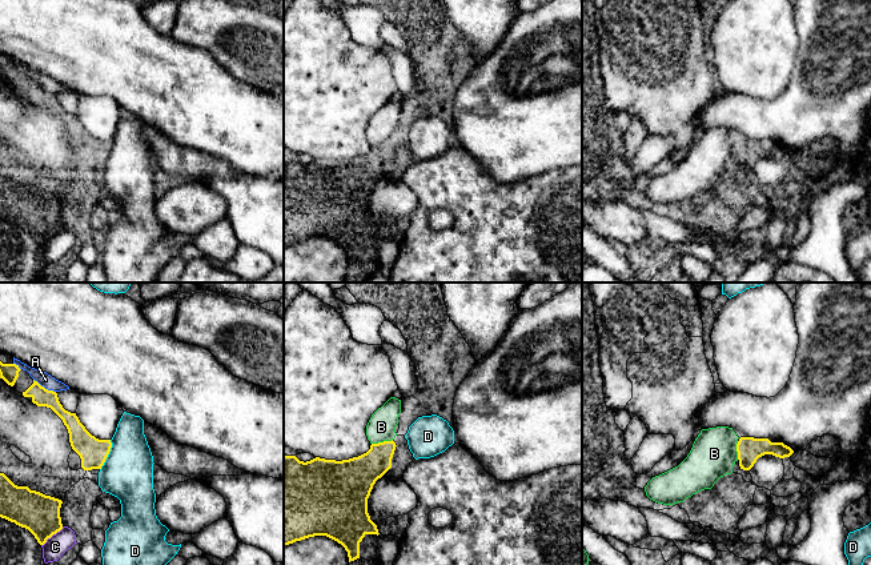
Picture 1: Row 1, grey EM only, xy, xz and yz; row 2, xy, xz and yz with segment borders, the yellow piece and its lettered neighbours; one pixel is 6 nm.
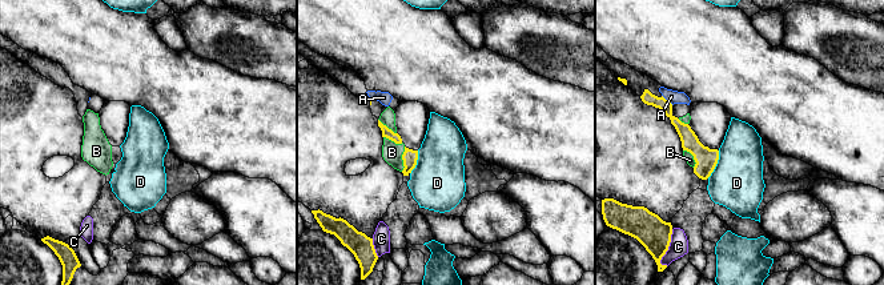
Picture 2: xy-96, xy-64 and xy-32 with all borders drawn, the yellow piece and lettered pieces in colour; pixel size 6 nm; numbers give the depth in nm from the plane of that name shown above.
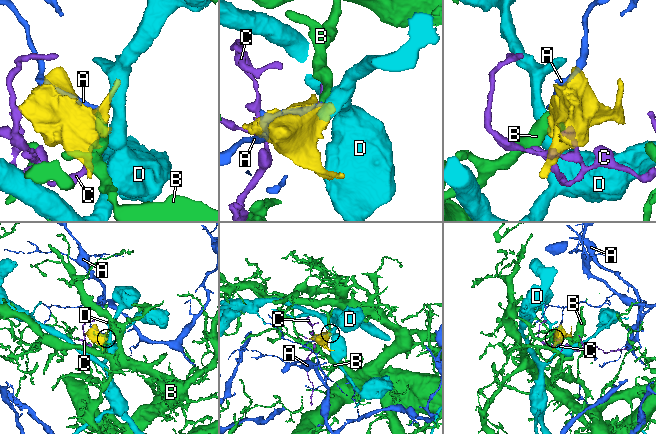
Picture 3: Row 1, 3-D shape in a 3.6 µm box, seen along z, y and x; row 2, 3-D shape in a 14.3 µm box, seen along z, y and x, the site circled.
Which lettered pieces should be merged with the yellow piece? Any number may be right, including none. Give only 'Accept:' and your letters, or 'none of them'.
Accept: B

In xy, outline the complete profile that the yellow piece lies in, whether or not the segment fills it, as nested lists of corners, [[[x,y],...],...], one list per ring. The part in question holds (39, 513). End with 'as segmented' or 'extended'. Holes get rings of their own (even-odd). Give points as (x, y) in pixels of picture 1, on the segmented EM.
[[[0,473],[0,517],[28,529],[40,545],[63,529],[61,504],[59,498],[17,486]]] | as segmented

